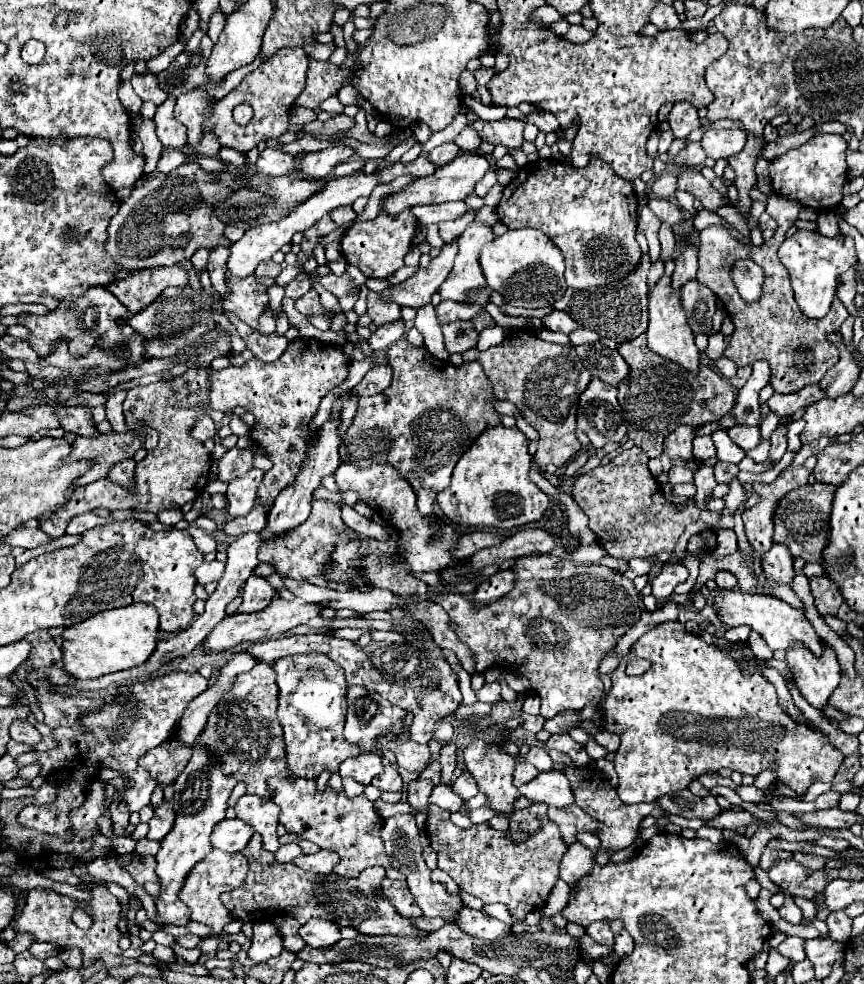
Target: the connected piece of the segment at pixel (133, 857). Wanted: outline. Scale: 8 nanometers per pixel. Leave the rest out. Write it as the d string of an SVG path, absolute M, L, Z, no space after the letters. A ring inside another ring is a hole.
M133 850L127 854L115 856L115 860L119 862L119 866L123 870L127 870L133 876L133 880L139 886L145 886L147 882L157 882L157 874L155 874L157 860L155 860L155 856L141 856L137 850Z

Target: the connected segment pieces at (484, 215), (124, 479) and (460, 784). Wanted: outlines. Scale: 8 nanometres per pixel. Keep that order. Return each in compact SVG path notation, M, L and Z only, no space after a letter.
M483 206L483 208L479 208L479 210L477 210L475 220L477 220L477 222L485 222L485 224L493 226L493 224L495 224L499 218L497 218L495 208L491 208L491 206Z
M133 458L115 464L109 470L109 478L111 478L111 482L117 482L119 486L123 486L125 489L133 489L133 478L135 478L135 462L133 462Z
M463 772L463 774L453 782L453 790L455 790L463 800L469 800L469 798L473 798L473 796L479 792L477 782L475 782L475 778L473 778L469 772Z

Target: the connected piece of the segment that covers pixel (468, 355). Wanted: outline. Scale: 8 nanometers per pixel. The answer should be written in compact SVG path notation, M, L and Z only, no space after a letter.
M530 331L508 333L499 346L491 346L483 352L471 348L463 352L463 362L479 362L493 384L495 398L513 402L523 418L539 432L539 448L533 454L529 476L541 488L547 464L563 466L581 450L581 442L575 436L575 412L581 392L591 382L591 374L579 364L575 348L551 344L537 336L527 336L527 332Z

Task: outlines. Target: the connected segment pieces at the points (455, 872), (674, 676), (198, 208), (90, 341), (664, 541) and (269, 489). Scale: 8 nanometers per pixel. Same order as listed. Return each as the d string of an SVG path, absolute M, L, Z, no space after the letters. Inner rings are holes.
M533 802L529 808L513 812L507 832L529 834L527 840L519 842L507 838L507 832L495 830L487 822L461 830L449 820L449 812L435 804L427 812L425 826L431 848L439 856L437 868L447 872L463 892L477 896L483 904L505 904L517 922L523 922L527 912L541 910L547 904L547 896L559 880L559 862L567 846L561 840L557 824L549 822L545 804Z
M663 622L643 634L633 644L633 658L649 660L653 668L641 676L627 676L627 660L621 662L611 674L613 686L603 702L603 728L621 738L621 746L615 754L615 770L619 774L617 792L625 804L655 802L663 794L683 790L691 780L705 772L717 772L719 768L757 776L769 766L775 766L775 780L787 784L797 796L803 796L813 782L831 782L837 774L845 756L827 742L823 732L791 720L777 706L775 688L761 672L745 676L727 652L687 632L681 622Z
M183 164L167 174L155 172L153 176L143 176L133 186L131 196L121 204L119 212L111 218L111 224L107 228L107 240L105 240L105 252L109 258L117 260L121 269L136 270L145 268L159 268L159 266L173 266L183 260L189 260L199 248L217 248L219 244L223 248L231 246L231 240L223 236L227 224L221 222L215 214L215 206L225 202L229 198L231 190L225 190L225 186L217 186L213 182L213 174L205 172L199 164ZM163 246L173 248L173 252L161 252Z
M105 286L89 288L83 296L69 296L65 298L57 310L53 310L47 316L35 316L35 314L21 314L21 324L31 330L29 344L39 356L45 356L53 350L53 342L57 338L65 338L69 342L69 350L73 356L85 356L93 346L99 348L115 348L127 338L135 334L135 330L129 326L129 318L133 314L113 296Z
M631 446L621 450L609 464L597 466L575 480L573 500L589 516L589 528L595 532L597 540L609 556L645 558L651 554L661 554L661 550L673 552L683 530L697 520L703 520L711 530L733 528L733 516L709 510L701 512L695 506L689 506L683 512L675 512L675 506L665 500L661 486L649 472L647 460L649 458L641 448Z
M309 338L289 342L283 356L271 364L253 358L243 366L229 366L225 370L211 372L211 408L229 412L235 406L245 406L255 416L249 438L267 452L273 464L273 468L265 472L257 492L257 498L267 508L273 504L273 498L277 498L277 494L297 478L297 470L301 470L301 462L305 462L305 446L309 446L317 434L311 432L311 422L321 398L335 386L343 384L347 376L349 360L345 362L343 350Z

